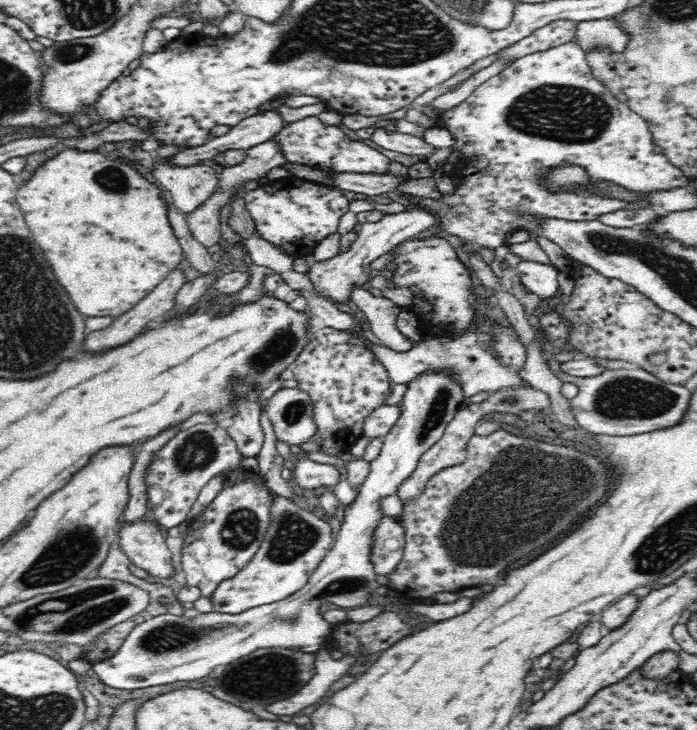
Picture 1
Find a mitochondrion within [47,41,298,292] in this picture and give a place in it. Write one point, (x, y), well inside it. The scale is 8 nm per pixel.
(111, 180)

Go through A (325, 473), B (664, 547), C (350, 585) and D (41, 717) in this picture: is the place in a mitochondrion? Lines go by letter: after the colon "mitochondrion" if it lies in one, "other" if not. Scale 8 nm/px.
A: other
B: mitochondrion
C: mitochondrion
D: mitochondrion

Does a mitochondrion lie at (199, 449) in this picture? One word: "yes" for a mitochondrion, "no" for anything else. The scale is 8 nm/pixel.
yes

